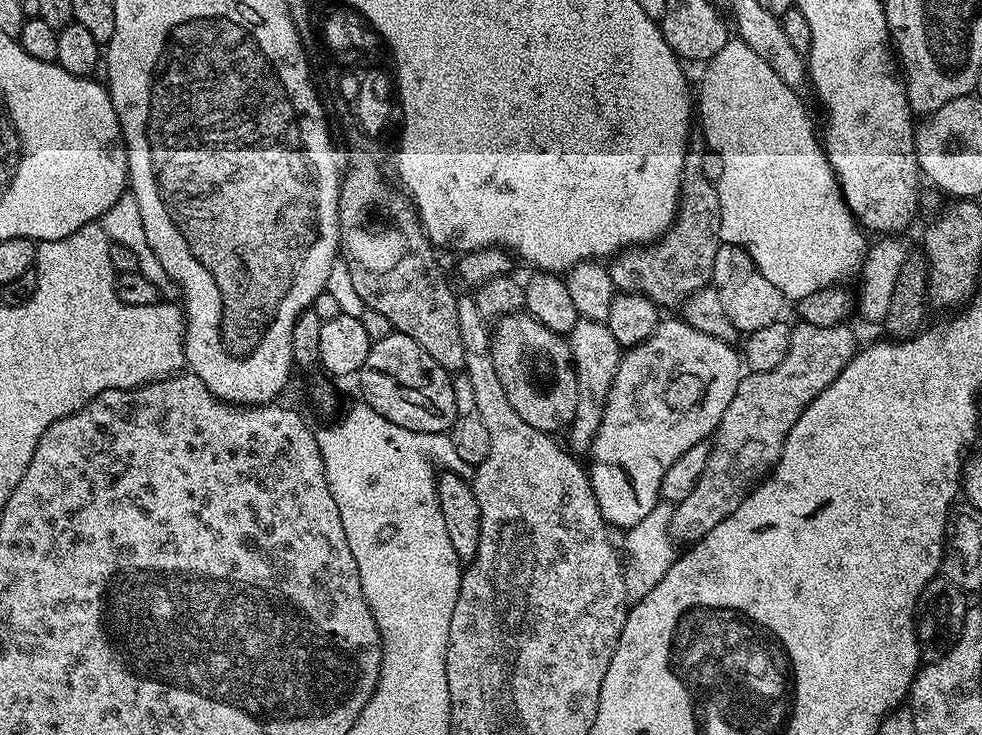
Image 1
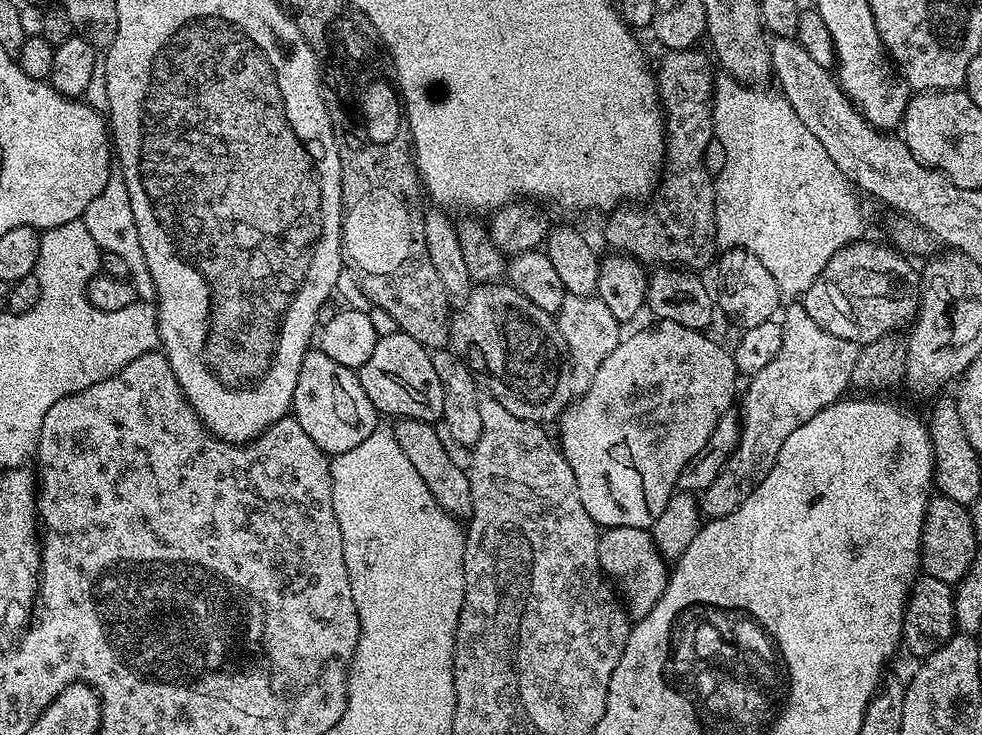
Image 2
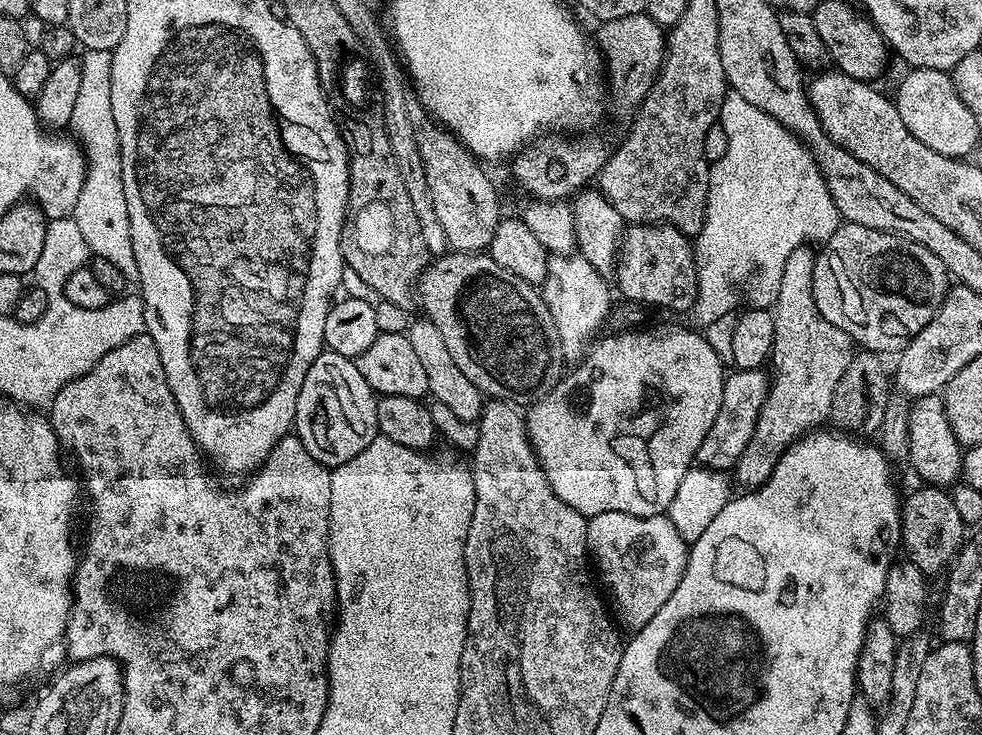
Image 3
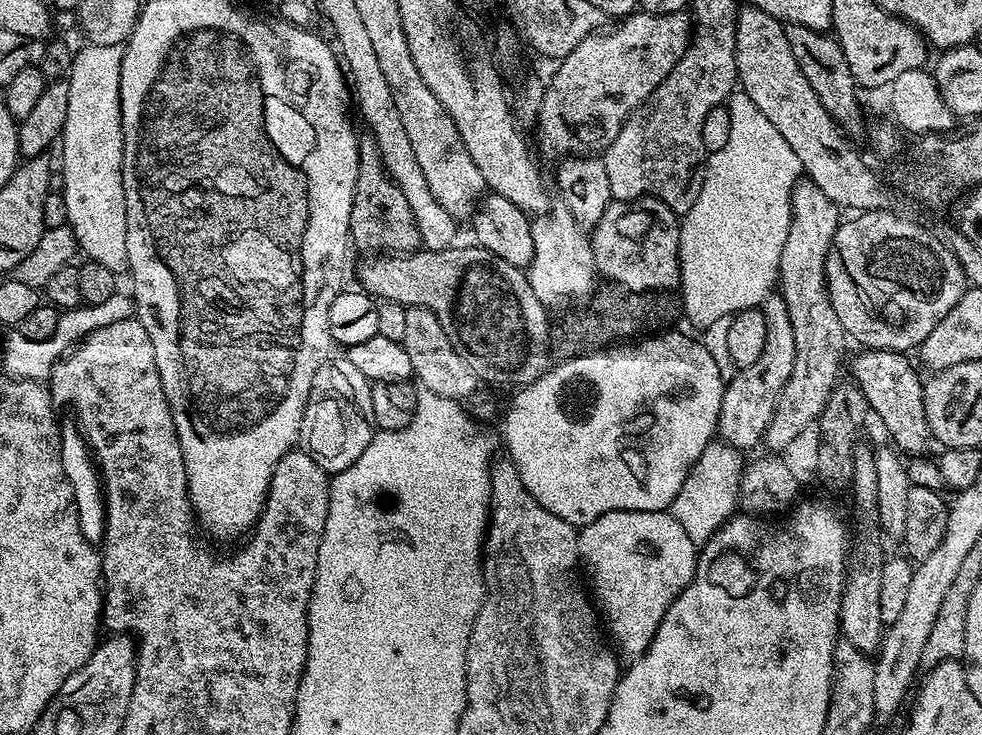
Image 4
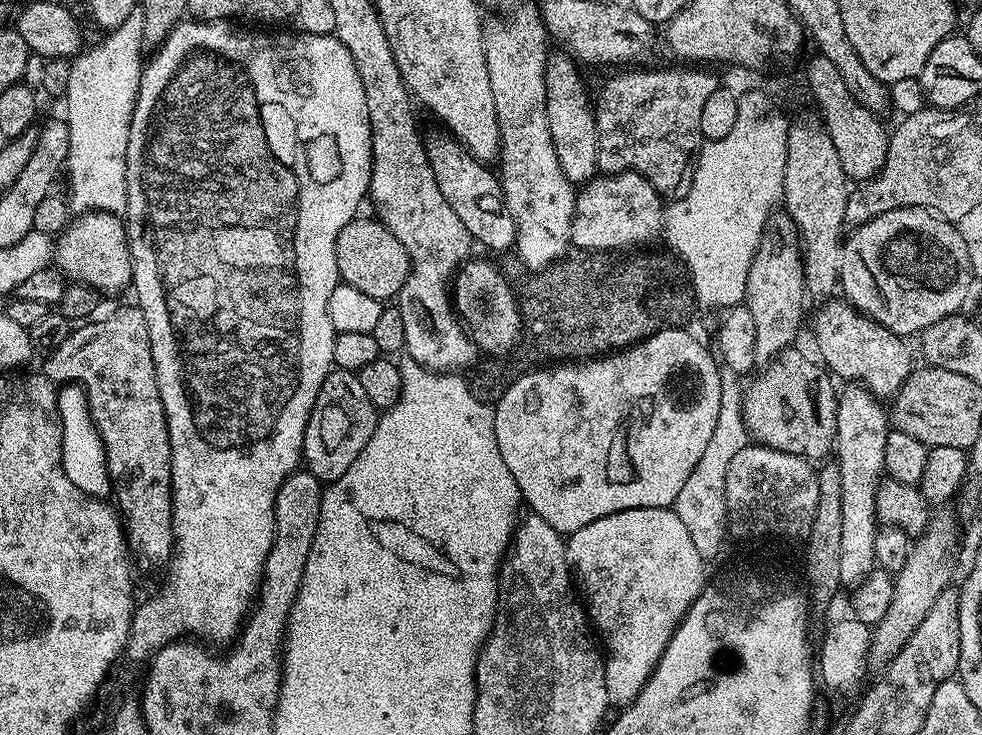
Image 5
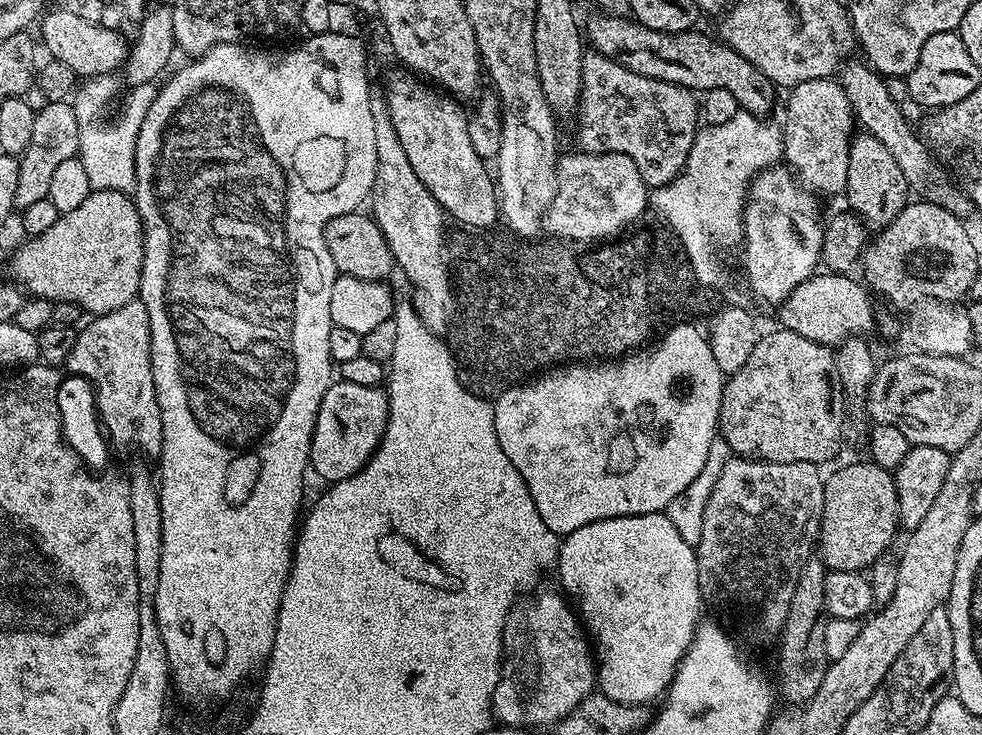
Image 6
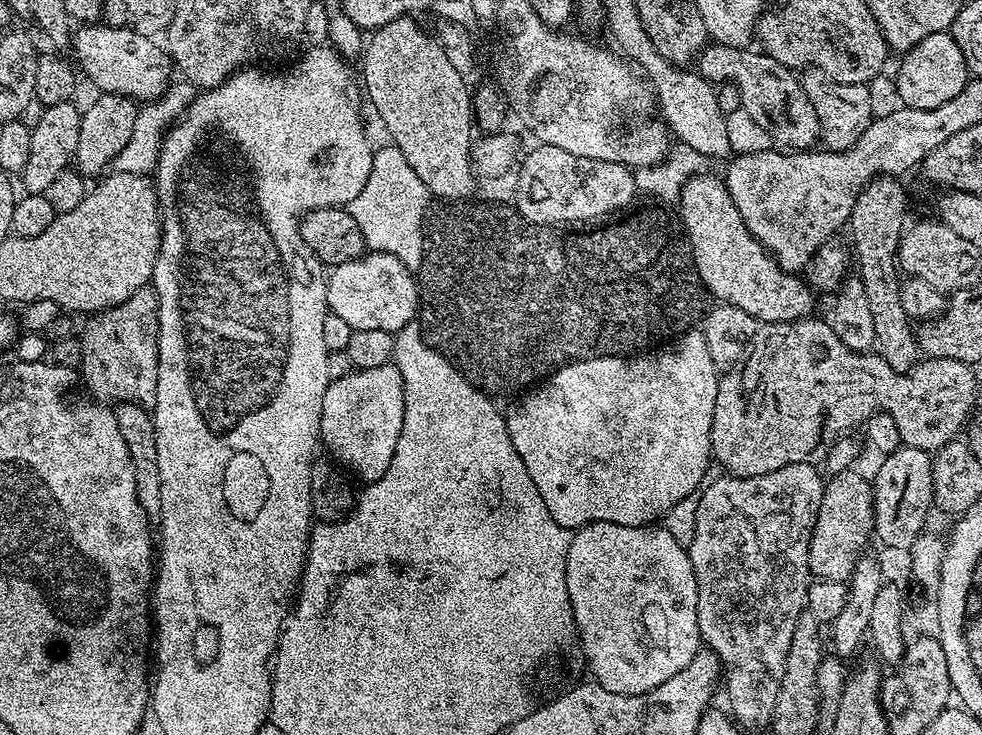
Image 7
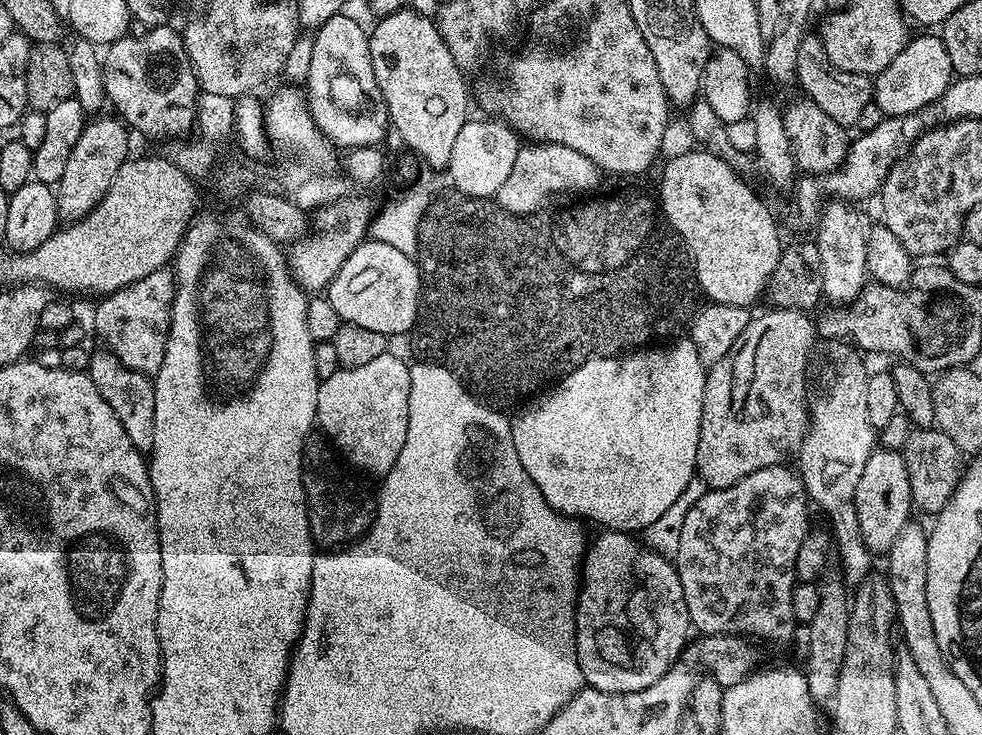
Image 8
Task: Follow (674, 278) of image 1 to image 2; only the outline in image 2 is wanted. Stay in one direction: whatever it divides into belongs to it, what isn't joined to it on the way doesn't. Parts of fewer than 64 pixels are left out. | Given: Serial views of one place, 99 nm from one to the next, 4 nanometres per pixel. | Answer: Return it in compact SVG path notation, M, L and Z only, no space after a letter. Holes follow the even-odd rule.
M687 48L681 52L669 51L668 56L660 64L660 72L655 73L656 89L660 92L660 104L664 108L664 166L660 183L654 195L647 202L641 203L639 206L621 206L607 217L608 229L605 230L604 236L613 244L613 249L623 250L627 255L632 256L635 260L639 260L645 266L679 266L685 270L701 270L708 263L710 265L717 259L718 245L716 243L716 185L714 177L708 173L704 165L704 155L706 154L706 146L714 139L714 129L712 127L712 94L714 91L714 75L712 76L712 64L707 51L700 52L696 48Z

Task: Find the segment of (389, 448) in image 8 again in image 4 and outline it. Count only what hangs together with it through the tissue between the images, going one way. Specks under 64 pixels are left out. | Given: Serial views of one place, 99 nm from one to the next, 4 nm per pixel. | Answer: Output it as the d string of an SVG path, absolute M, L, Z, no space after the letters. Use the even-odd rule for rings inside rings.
M347 358L329 359L318 370L318 374L314 374L314 382L310 386L308 395L308 405L303 411L303 420L300 423L300 440L308 456L314 458L314 462L321 466L324 472L335 474L352 465L372 441L376 427L373 420L371 392L370 381L355 366L350 366Z

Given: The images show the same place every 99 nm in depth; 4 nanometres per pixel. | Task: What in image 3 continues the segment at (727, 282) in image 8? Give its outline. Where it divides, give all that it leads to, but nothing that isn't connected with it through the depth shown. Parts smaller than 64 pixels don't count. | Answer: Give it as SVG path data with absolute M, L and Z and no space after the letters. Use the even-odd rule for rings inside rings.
M939 393L917 397L911 403L908 410L908 433L910 442L907 463L912 464L913 470L924 479L921 481L925 485L947 489L961 479L964 461L962 445L950 426L943 397Z

